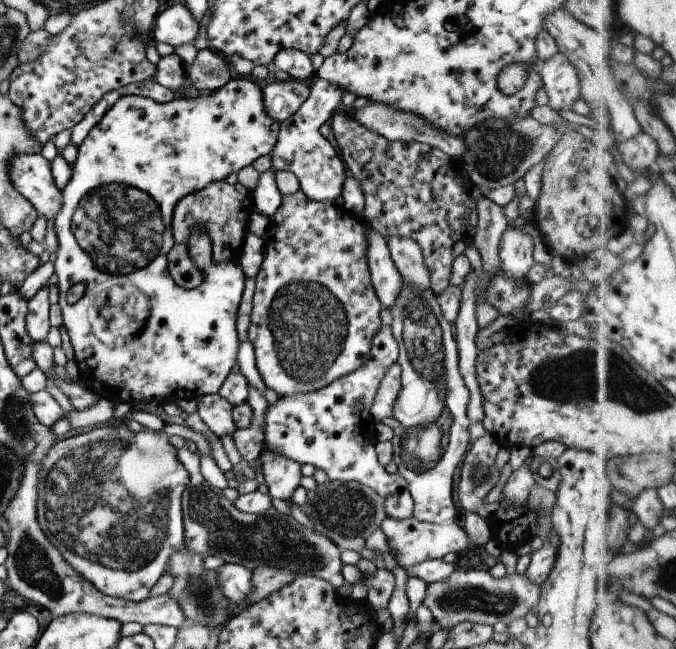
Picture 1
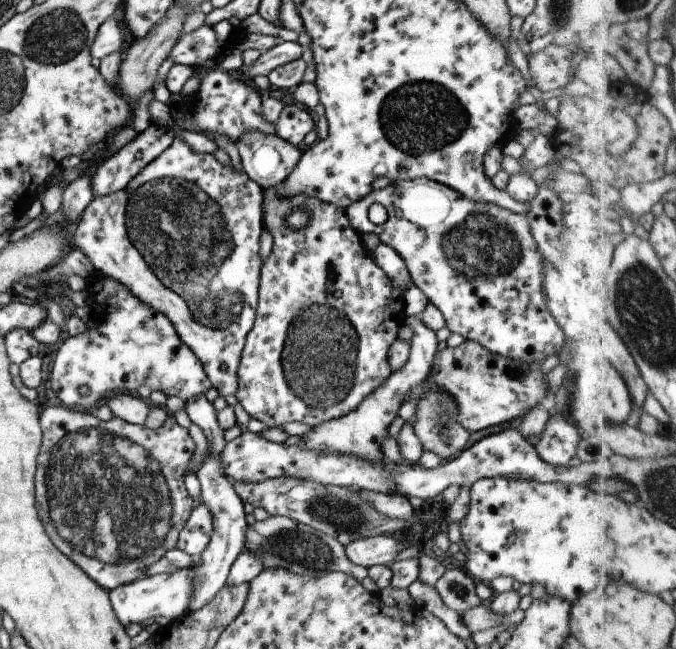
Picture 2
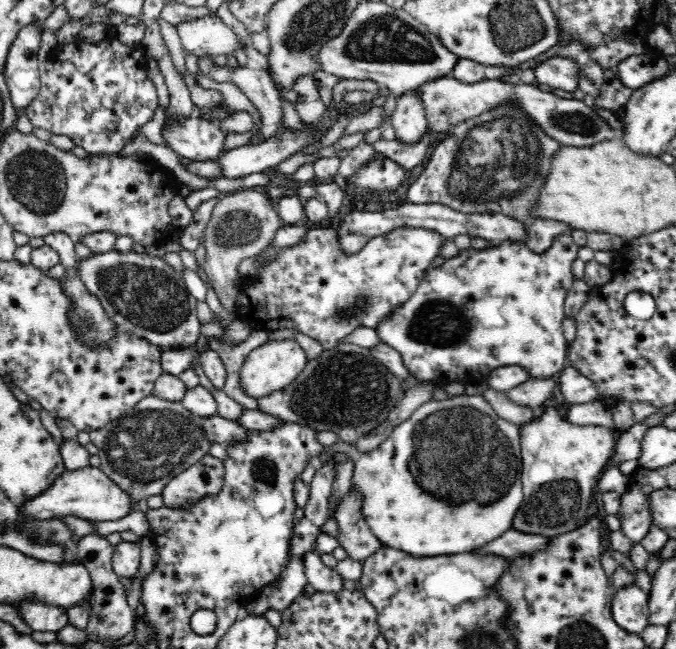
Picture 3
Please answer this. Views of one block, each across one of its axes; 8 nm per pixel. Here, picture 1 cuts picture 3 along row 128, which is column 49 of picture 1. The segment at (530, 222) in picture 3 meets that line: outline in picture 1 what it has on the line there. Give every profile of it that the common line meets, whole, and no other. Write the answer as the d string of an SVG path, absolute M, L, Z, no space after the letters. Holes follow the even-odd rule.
M99 426L83 434L75 434L60 440L49 448L48 454L45 454L45 460L41 460L42 469L40 470L40 479L42 484L36 488L36 518L39 528L45 534L45 538L61 552L63 560L67 560L79 576L83 576L87 582L93 584L93 587L105 596L119 598L125 601L140 602L149 597L150 589L153 584L164 574L165 564L171 558L175 550L179 550L182 540L182 512L180 499L188 484L187 472L175 458L175 448L169 444L169 438L166 431L141 430L137 433L131 433L127 428L113 428L113 426Z

